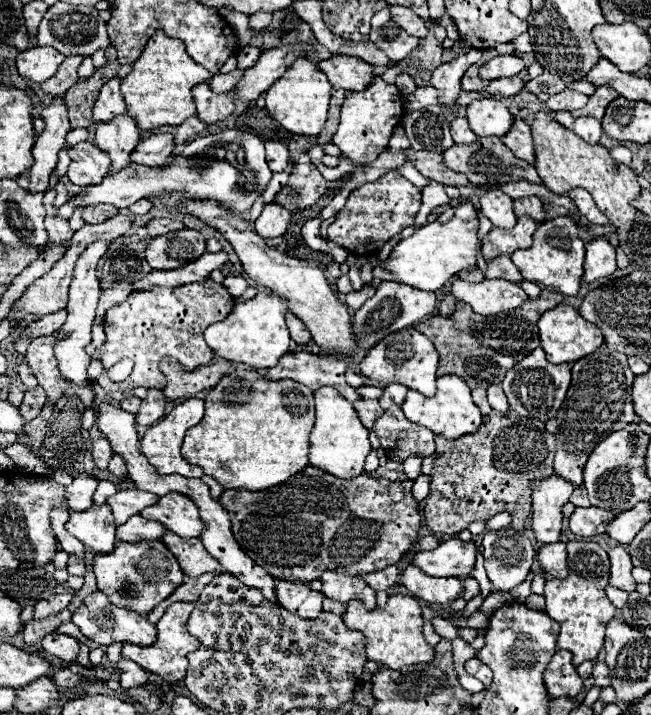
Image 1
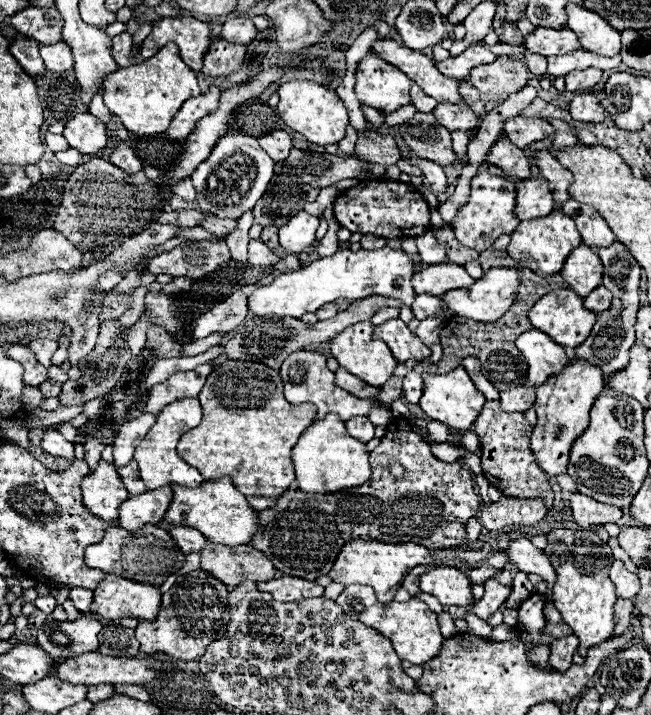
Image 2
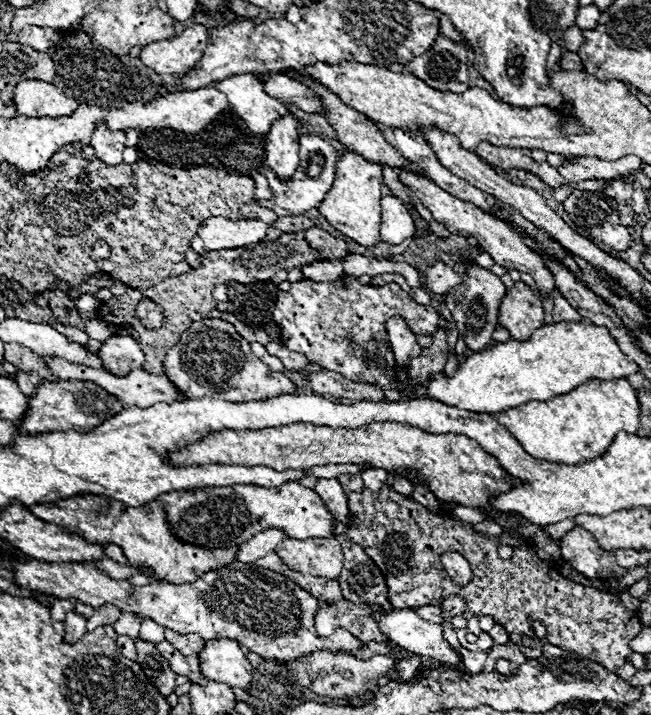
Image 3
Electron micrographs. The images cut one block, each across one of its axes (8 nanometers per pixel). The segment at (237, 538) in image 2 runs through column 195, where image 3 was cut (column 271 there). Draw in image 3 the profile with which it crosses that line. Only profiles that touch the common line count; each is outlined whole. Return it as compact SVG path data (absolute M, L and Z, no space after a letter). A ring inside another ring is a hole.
M288 482L278 488L260 488L254 484L234 484L224 488L206 488L200 492L172 492L158 496L166 508L168 522L182 540L208 548L234 548L250 540L254 534L268 528L282 528L286 536L306 538L330 538L334 536L334 516L328 514L320 496L314 490Z

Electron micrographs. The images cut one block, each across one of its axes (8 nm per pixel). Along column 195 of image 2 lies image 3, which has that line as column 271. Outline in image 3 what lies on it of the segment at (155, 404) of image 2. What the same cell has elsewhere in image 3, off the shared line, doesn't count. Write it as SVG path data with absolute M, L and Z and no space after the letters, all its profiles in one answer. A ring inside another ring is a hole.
M204 318L200 322L194 322L178 340L178 344L166 354L164 360L164 374L190 398L202 398L202 396L216 396L220 400L264 400L280 394L296 394L298 388L292 380L288 380L284 374L270 370L264 362L260 362L252 350L250 344L234 330L230 322L224 322L220 318Z

